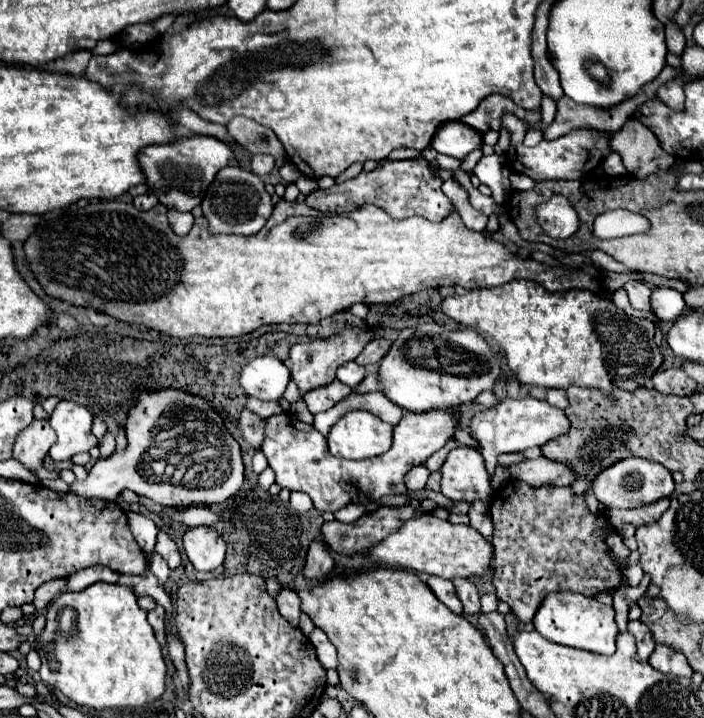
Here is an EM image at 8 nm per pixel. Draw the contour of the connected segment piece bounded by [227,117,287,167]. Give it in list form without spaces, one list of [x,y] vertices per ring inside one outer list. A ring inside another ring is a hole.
[[[233,117],[227,125],[227,133],[241,145],[245,147],[249,153],[269,153],[275,157],[277,167],[281,167],[287,161],[285,149],[279,143],[279,139],[275,137],[275,133],[271,133],[271,129],[259,125],[257,121],[251,121],[247,117]]]

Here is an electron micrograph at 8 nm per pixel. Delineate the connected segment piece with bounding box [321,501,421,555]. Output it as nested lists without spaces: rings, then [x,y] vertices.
[[[415,501],[415,513],[413,513],[413,503],[401,507],[401,509],[395,509],[395,507],[379,507],[371,513],[365,513],[363,517],[359,517],[355,523],[341,523],[341,521],[331,521],[331,523],[323,523],[321,525],[321,541],[337,551],[337,553],[345,553],[345,555],[355,555],[355,553],[361,553],[363,549],[367,551],[371,545],[379,543],[383,537],[395,533],[395,529],[399,529],[399,525],[403,525],[403,521],[419,515],[421,509],[419,509],[419,501]]]

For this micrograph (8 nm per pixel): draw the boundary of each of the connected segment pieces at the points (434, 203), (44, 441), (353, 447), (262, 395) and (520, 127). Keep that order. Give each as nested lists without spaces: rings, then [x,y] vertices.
[[[409,159],[409,161],[393,161],[383,163],[371,173],[359,173],[355,179],[345,183],[335,183],[331,189],[317,189],[307,195],[305,203],[323,213],[341,213],[359,209],[365,203],[379,205],[395,219],[407,219],[411,215],[421,215],[431,221],[441,221],[449,213],[453,213],[451,199],[441,191],[441,179],[433,173],[431,165],[425,159]]]
[[[33,421],[23,435],[17,437],[13,447],[13,459],[17,459],[25,469],[35,473],[39,479],[57,479],[58,473],[43,467],[43,459],[55,443],[55,433],[49,429],[47,421]]]
[[[365,409],[347,411],[329,433],[329,449],[335,457],[367,459],[391,447],[393,427]]]
[[[257,357],[241,371],[239,383],[247,397],[277,401],[289,383],[289,369],[277,357]]]
[[[507,113],[507,117],[503,119],[503,127],[509,129],[511,133],[511,145],[507,151],[507,161],[511,171],[519,171],[529,175],[535,181],[559,181],[559,179],[583,179],[589,171],[593,171],[601,159],[611,151],[607,145],[607,135],[603,133],[591,133],[587,129],[577,129],[571,131],[569,135],[563,135],[555,141],[541,141],[539,151],[537,147],[525,147],[523,145],[523,135],[527,131],[527,125],[523,121],[519,121],[517,117],[511,117]]]

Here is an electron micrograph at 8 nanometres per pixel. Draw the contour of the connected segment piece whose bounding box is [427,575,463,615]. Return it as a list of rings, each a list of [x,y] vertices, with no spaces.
[[[431,575],[429,581],[427,581],[427,585],[429,585],[431,591],[437,595],[437,599],[439,599],[441,603],[445,603],[455,615],[463,615],[461,601],[459,601],[459,597],[455,595],[455,587],[453,587],[453,583],[451,583],[449,579],[443,579],[443,577],[435,577],[435,575]]]

